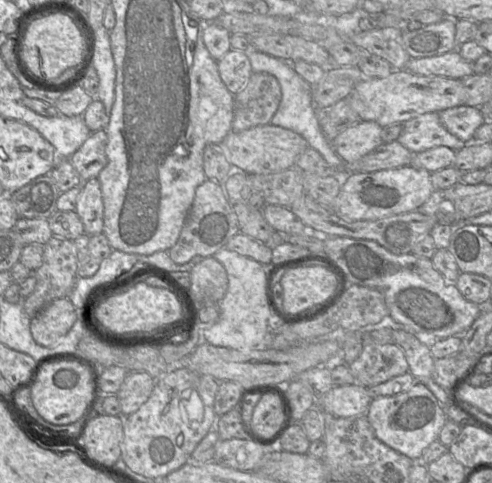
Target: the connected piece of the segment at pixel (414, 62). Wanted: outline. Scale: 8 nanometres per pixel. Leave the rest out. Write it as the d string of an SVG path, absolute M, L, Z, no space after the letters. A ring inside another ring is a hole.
M456 49L433 57L411 58L405 69L417 75L460 80L474 74L473 63L465 60Z

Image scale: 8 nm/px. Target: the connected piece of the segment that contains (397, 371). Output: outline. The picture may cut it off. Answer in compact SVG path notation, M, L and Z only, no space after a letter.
M363 338L363 349L359 357L348 365L352 376L355 379L354 385L372 387L379 383L386 382L396 376L409 372L409 365L403 350L394 343L377 344L367 338Z

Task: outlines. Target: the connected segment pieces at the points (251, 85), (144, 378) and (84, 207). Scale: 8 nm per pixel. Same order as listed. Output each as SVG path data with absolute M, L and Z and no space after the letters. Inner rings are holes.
M254 72L243 88L234 95L234 117L231 132L270 124L281 102L277 79L267 72Z
M147 372L128 373L117 392L121 404L121 415L129 416L136 412L150 397L156 379Z
M98 178L83 181L75 212L82 221L85 234L93 236L103 233L104 205Z

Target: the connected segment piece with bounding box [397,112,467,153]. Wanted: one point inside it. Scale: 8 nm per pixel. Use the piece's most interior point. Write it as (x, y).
(426, 131)

